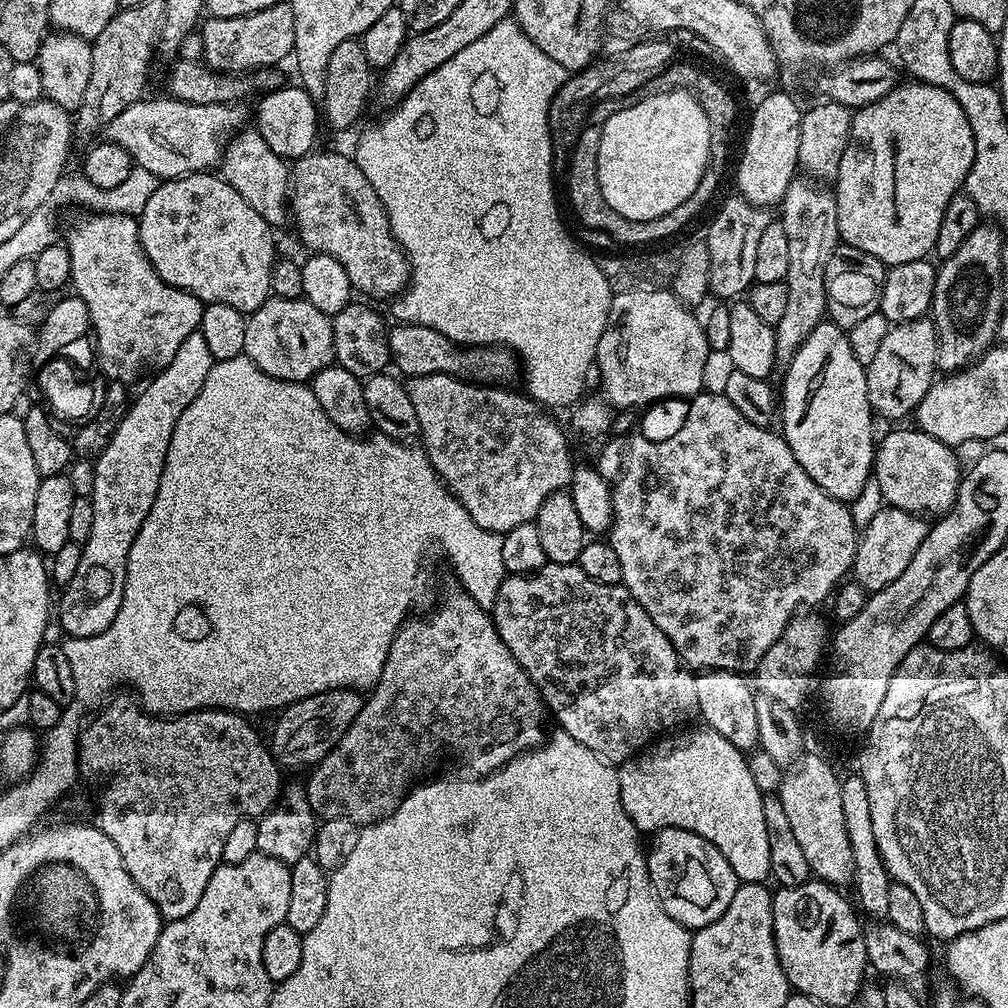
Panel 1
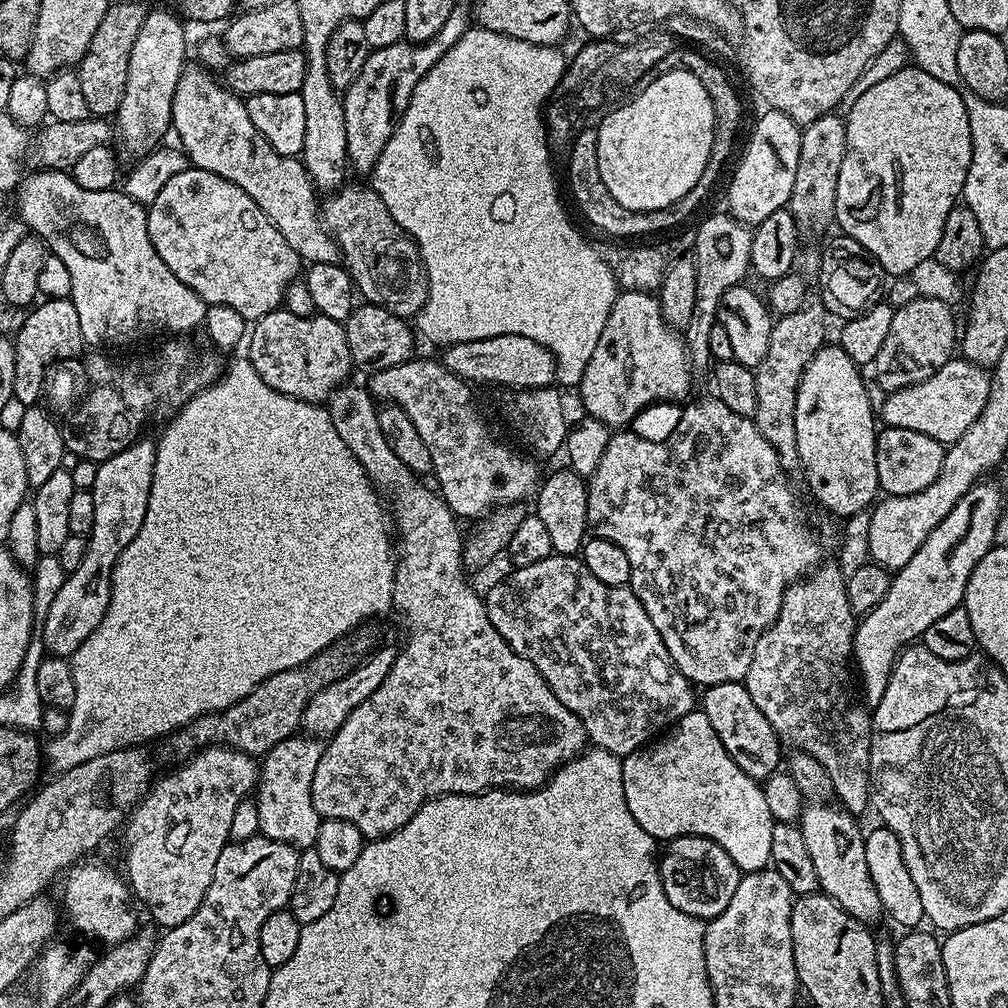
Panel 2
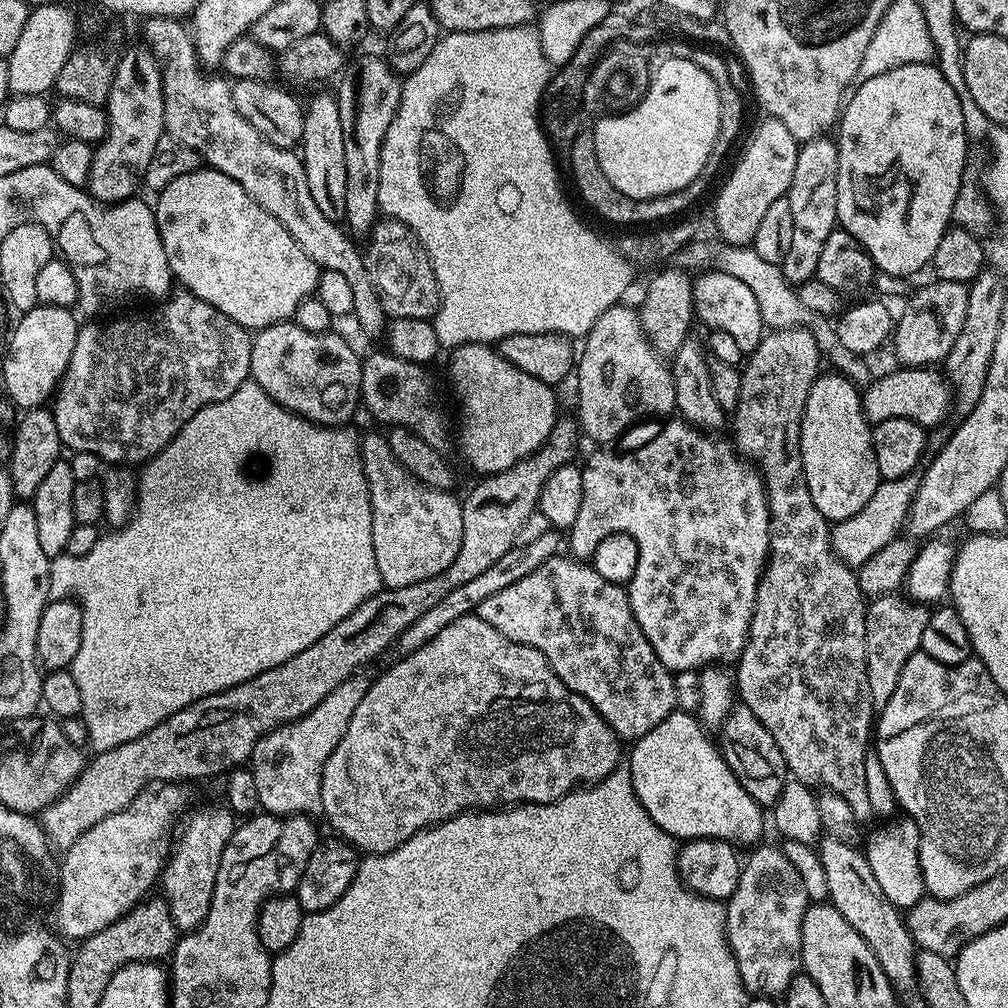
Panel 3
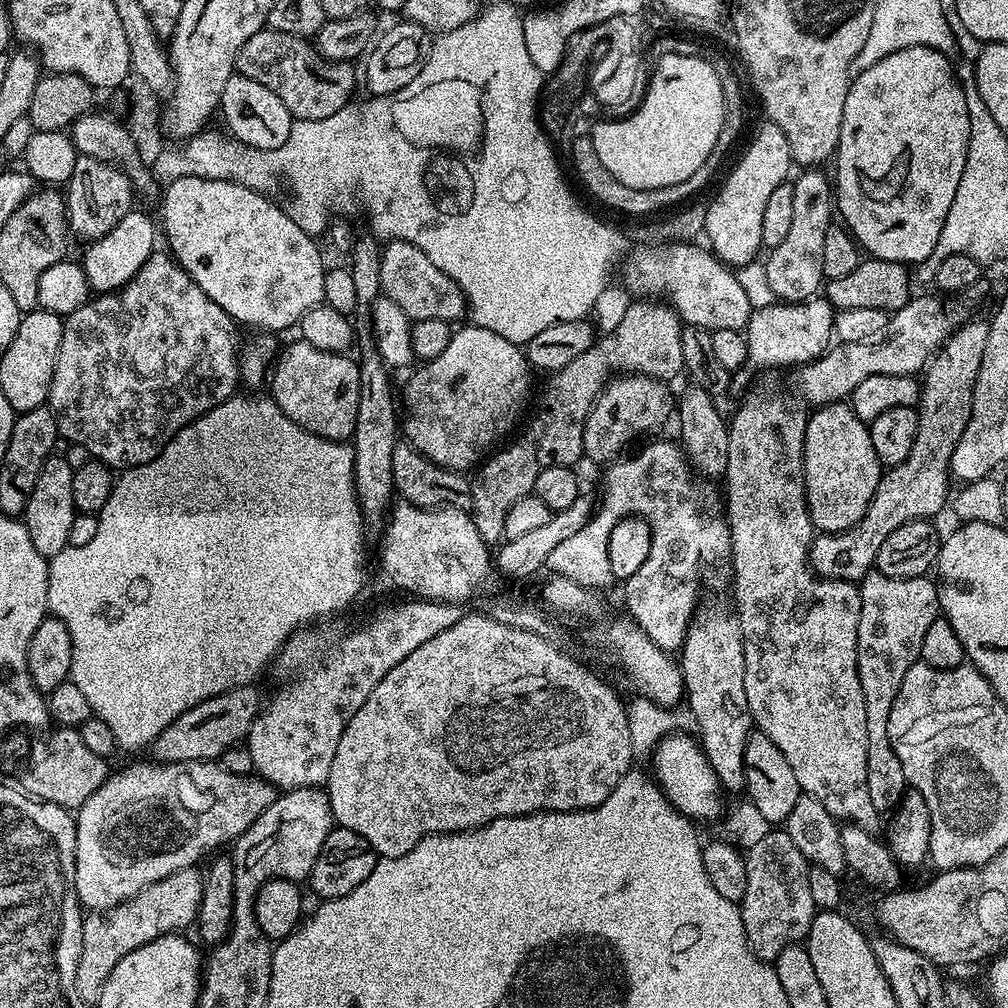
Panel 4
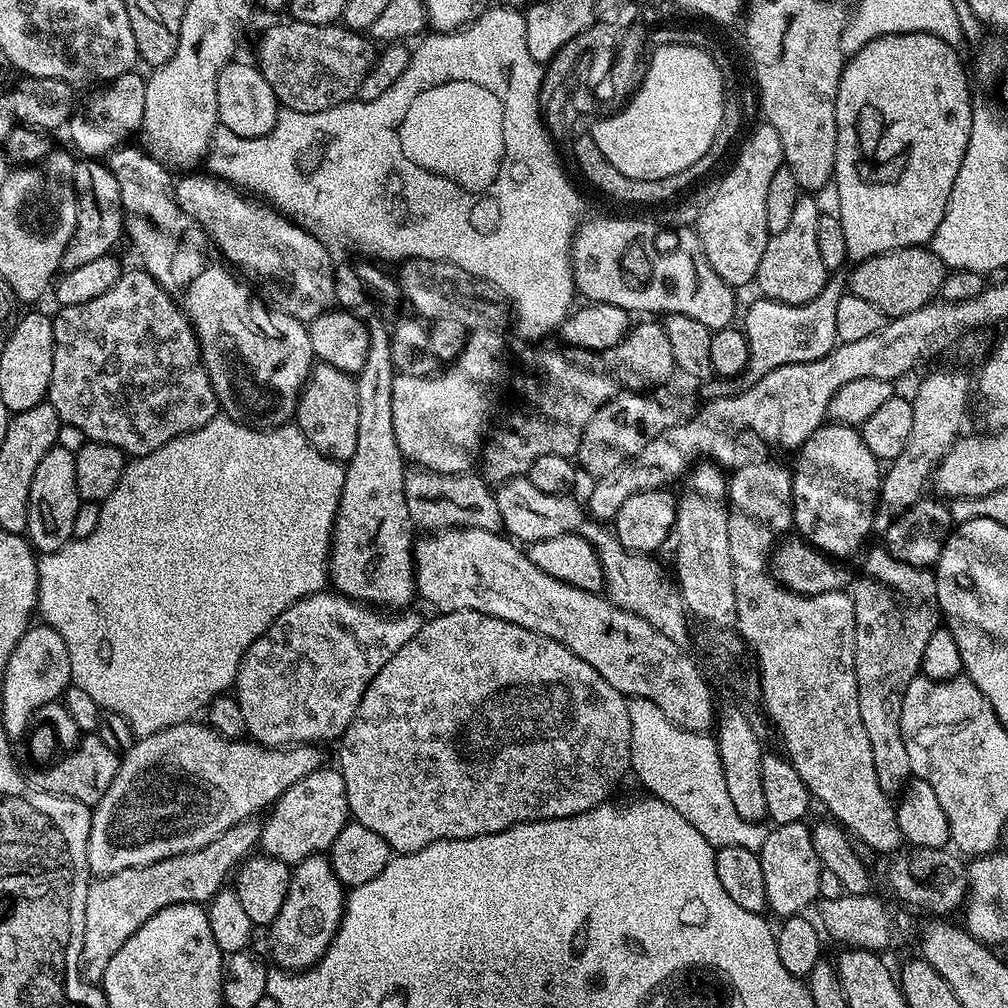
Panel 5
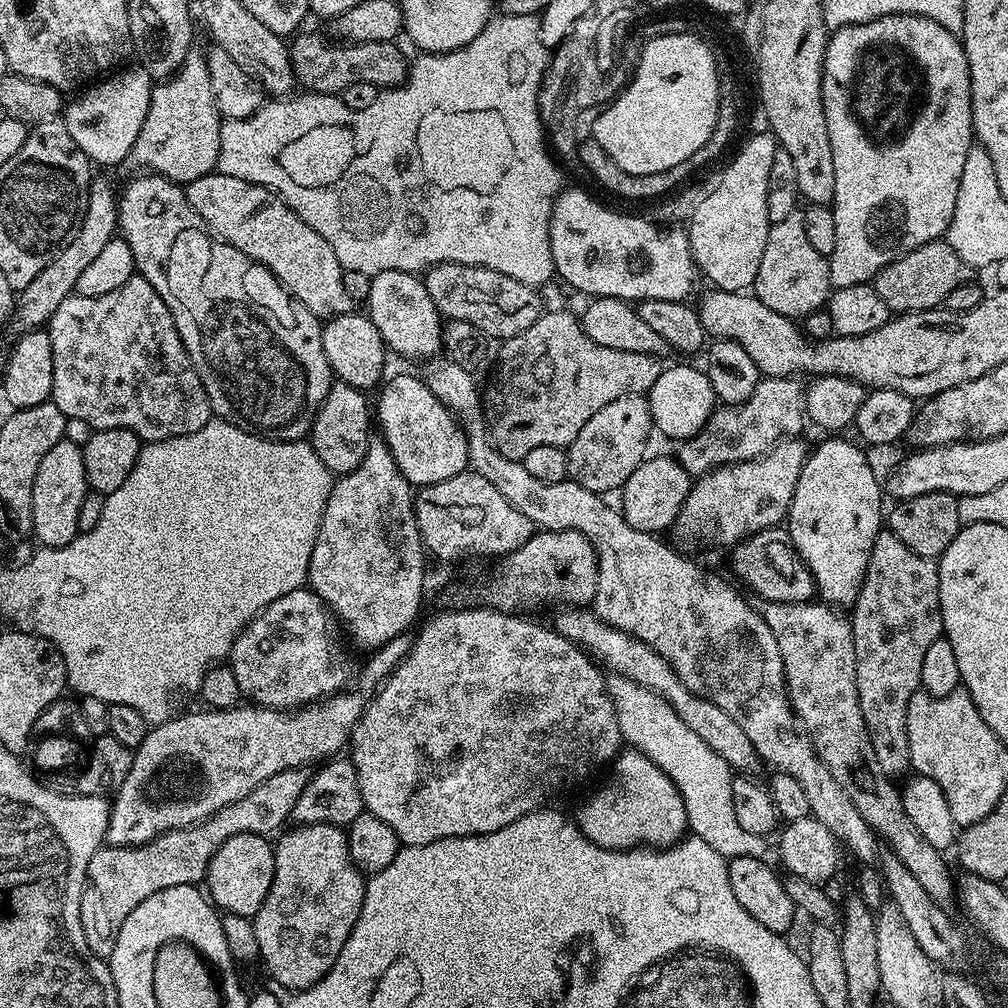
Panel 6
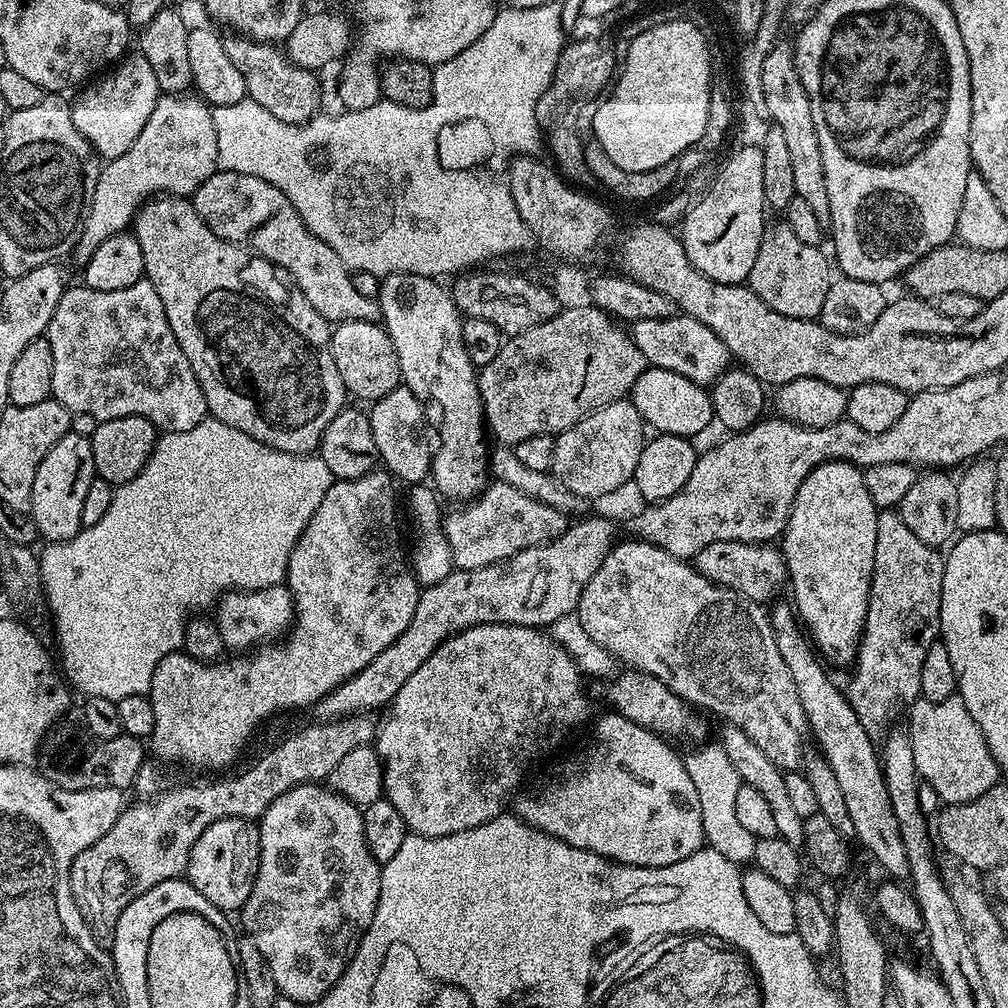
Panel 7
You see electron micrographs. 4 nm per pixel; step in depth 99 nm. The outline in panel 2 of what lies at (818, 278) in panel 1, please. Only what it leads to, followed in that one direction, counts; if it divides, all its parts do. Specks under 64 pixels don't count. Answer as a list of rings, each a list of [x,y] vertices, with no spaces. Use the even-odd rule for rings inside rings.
[[[809,299],[801,308],[794,310],[794,314],[781,316],[773,323],[772,333],[770,334],[770,347],[766,349],[766,358],[762,358],[760,365],[754,369],[756,374],[754,386],[758,393],[758,406],[756,407],[754,419],[758,430],[762,434],[762,438],[766,438],[766,442],[770,442],[770,446],[774,446],[774,450],[778,454],[778,458],[782,462],[785,472],[789,474],[795,474],[795,472],[799,473],[801,471],[800,455],[798,454],[798,438],[794,430],[796,391],[802,382],[802,374],[806,370],[810,358],[814,358],[814,354],[818,354],[818,350],[825,347],[825,344],[824,308],[818,301]]]

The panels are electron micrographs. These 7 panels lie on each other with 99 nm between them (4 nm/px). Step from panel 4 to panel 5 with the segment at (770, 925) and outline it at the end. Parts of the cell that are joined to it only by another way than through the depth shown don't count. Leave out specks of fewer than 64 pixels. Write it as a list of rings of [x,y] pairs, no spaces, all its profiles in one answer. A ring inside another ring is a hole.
[[[790,822],[775,825],[762,843],[758,853],[764,899],[767,911],[779,918],[797,915],[812,899],[819,897],[819,874],[821,871],[818,854],[814,854],[814,844],[809,825],[804,822]]]

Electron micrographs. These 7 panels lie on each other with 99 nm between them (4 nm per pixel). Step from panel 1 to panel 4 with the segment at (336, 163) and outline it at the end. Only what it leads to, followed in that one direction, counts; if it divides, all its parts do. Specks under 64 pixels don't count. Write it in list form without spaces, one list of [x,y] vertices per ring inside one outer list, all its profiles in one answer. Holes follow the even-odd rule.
[[[389,240],[383,245],[380,253],[380,290],[387,299],[398,302],[398,307],[413,322],[426,318],[460,322],[456,320],[462,319],[463,316],[465,319],[468,312],[468,299],[465,298],[464,291],[456,285],[454,278],[450,278],[442,270],[438,270],[438,266],[434,266],[430,262],[430,258],[426,258],[426,254],[422,254],[422,250],[418,250],[418,246],[414,246],[410,242]]]

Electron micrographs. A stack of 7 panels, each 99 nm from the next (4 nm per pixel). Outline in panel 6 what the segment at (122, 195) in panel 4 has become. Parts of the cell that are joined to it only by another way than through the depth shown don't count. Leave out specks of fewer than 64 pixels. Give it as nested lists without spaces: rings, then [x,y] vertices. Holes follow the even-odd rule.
[[[100,178],[93,179],[90,190],[88,191],[88,209],[84,215],[82,226],[76,232],[69,244],[63,248],[50,262],[50,266],[46,266],[46,270],[42,270],[42,274],[38,274],[38,278],[34,278],[34,282],[30,282],[30,286],[19,289],[18,295],[14,300],[14,324],[17,324],[20,330],[36,330],[41,326],[47,325],[48,319],[54,314],[54,310],[58,310],[60,303],[73,295],[76,291],[76,283],[78,277],[86,271],[86,266],[90,266],[90,262],[94,262],[94,258],[98,258],[106,247],[106,242],[110,242],[118,232],[118,196],[106,181]]]

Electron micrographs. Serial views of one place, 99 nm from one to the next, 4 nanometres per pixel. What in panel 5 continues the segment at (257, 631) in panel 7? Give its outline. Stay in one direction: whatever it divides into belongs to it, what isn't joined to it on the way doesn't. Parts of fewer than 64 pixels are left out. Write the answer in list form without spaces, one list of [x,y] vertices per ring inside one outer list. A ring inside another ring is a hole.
[[[325,590],[304,596],[286,610],[282,610],[282,614],[278,614],[278,618],[274,618],[274,622],[269,628],[248,647],[240,663],[240,668],[236,671],[234,697],[240,704],[247,735],[255,743],[261,744],[263,748],[286,748],[297,744],[324,746],[327,745],[327,740],[339,741],[358,710],[358,702],[362,702],[362,694],[366,694],[366,686],[370,686],[372,679],[378,674],[378,670],[382,670],[382,666],[386,666],[386,662],[390,662],[390,658],[394,658],[394,654],[398,654],[398,650],[402,650],[402,646],[406,646],[406,642],[410,642],[410,638],[414,638],[414,634],[418,634],[418,630],[422,630],[424,625],[422,616],[412,611],[400,610],[393,614],[388,610],[377,610],[367,603],[351,600],[349,596],[341,596],[335,590]]]

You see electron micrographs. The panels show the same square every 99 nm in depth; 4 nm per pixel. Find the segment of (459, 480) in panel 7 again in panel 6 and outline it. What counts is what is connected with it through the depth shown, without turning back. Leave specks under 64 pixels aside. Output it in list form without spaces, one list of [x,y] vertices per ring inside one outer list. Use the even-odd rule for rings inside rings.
[[[386,270],[372,277],[370,294],[366,301],[366,315],[378,326],[385,345],[408,360],[431,361],[441,355],[444,346],[445,321],[439,310],[430,302],[423,279],[417,273]]]

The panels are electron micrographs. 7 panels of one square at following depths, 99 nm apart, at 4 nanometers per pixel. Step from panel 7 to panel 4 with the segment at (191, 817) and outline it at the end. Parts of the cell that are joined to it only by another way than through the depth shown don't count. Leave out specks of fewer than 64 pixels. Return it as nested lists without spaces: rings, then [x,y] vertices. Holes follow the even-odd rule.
[[[193,866],[178,870],[146,886],[121,904],[107,910],[92,910],[85,915],[82,954],[74,970],[74,990],[78,990],[78,998],[82,998],[82,1002],[90,1006],[97,1004],[102,986],[106,986],[106,978],[110,978],[110,970],[114,970],[130,950],[138,950],[138,946],[146,946],[146,942],[154,942],[154,938],[165,936],[167,932],[179,933],[195,921],[204,889],[204,877],[198,869]]]

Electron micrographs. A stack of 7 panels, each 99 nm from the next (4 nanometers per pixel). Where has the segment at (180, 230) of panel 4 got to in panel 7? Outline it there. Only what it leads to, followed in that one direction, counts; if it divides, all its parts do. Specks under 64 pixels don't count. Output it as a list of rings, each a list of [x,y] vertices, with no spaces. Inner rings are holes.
[[[218,170],[190,197],[192,205],[198,210],[202,222],[218,234],[218,238],[239,244],[264,256],[288,274],[289,280],[302,290],[306,302],[322,314],[329,325],[357,320],[358,322],[377,323],[380,320],[380,301],[358,294],[352,281],[352,272],[338,258],[322,238],[318,238],[302,222],[294,202],[270,182],[254,178],[250,174]]]

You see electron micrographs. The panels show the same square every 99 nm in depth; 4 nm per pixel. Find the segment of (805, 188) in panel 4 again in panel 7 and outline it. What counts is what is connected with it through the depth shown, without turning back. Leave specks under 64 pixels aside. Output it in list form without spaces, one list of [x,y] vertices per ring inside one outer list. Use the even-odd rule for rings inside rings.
[[[787,222],[779,223],[769,223],[765,227],[758,258],[754,258],[754,270],[750,270],[746,281],[747,287],[758,294],[770,310],[778,310],[778,314],[786,314],[786,318],[817,319],[834,279],[833,265],[829,257],[827,260],[819,252],[821,249],[817,245],[801,242]]]

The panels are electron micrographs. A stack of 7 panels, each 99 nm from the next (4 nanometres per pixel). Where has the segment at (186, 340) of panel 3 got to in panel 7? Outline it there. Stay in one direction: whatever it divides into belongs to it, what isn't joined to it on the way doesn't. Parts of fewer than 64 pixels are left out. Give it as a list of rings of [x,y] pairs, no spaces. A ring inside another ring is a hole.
[[[147,278],[134,282],[134,286],[126,286],[126,290],[94,290],[83,286],[65,287],[62,298],[54,310],[54,318],[50,318],[46,338],[50,342],[50,350],[54,353],[54,382],[51,399],[66,406],[69,412],[75,415],[93,415],[98,421],[141,416],[149,420],[161,433],[194,430],[194,426],[201,424],[209,415],[202,386],[194,374],[194,366],[190,366],[190,358],[182,354],[182,346],[178,346],[178,338],[174,338],[174,330],[170,330],[170,322],[166,322],[166,310],[162,306],[162,298],[158,298],[158,290],[154,290],[154,286]]]

